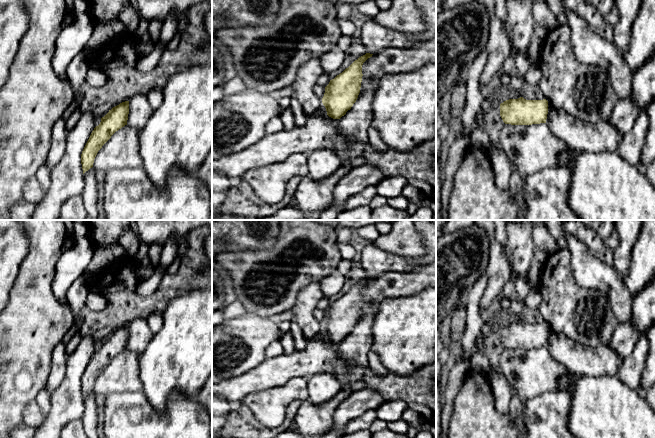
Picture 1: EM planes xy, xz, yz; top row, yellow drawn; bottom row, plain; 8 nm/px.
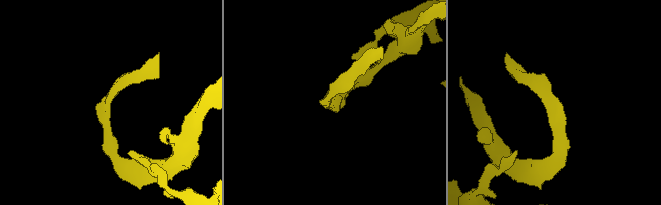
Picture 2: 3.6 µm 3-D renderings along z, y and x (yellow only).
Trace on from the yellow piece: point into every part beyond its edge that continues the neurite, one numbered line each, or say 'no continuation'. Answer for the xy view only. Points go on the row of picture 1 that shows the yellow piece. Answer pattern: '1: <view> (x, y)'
1: xy (140, 110)

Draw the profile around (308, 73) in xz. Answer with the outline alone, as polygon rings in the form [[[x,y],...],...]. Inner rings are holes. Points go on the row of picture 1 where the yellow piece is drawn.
[[[309,59],[299,67],[295,81],[290,85],[292,87],[290,98],[295,98],[300,102],[306,115],[318,111],[323,104],[322,99],[314,93],[313,87],[324,73],[319,59]]]

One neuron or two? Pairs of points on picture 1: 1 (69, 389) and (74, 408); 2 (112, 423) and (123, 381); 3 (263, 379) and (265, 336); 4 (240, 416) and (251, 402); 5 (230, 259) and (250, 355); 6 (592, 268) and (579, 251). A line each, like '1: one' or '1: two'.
1: one
2: two
3: two
4: two
5: two
6: one

